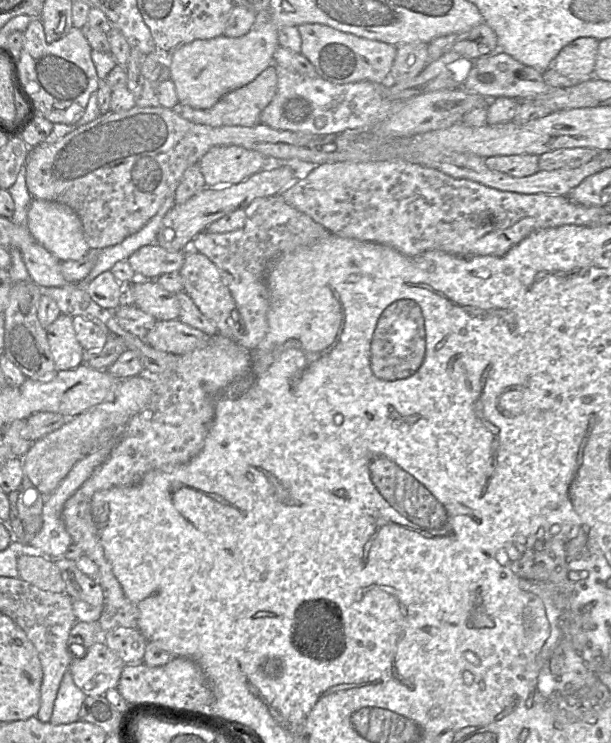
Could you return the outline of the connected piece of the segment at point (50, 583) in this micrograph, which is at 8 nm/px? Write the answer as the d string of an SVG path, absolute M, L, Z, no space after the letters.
M21 555L17 560L19 577L41 590L64 593L66 584L53 559L46 556Z

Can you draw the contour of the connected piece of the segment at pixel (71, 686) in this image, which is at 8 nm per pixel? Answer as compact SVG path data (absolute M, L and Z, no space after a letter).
M67 670L58 690L50 723L60 725L78 721L86 697L87 695L74 683L71 672Z

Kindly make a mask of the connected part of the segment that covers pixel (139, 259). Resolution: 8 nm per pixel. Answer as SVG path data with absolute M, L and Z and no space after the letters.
M155 242L138 249L127 259L136 277L143 280L155 280L164 273L179 271L184 260L185 250L168 251Z

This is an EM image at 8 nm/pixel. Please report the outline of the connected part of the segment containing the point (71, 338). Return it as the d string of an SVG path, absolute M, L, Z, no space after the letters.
M60 315L45 329L56 370L70 370L83 362L83 348L77 340L72 317Z

